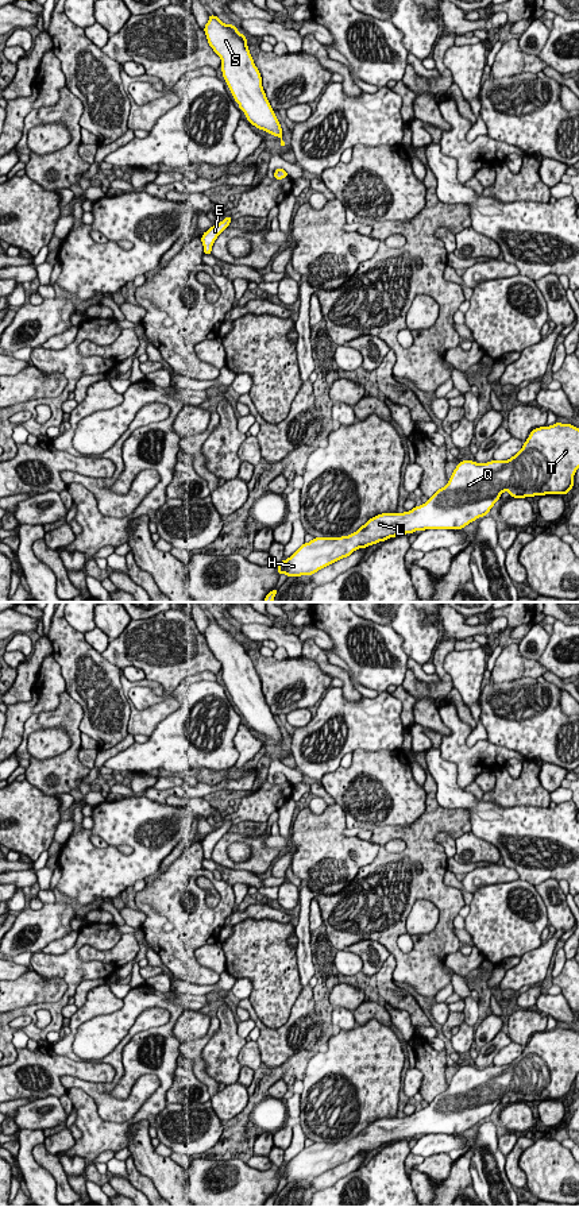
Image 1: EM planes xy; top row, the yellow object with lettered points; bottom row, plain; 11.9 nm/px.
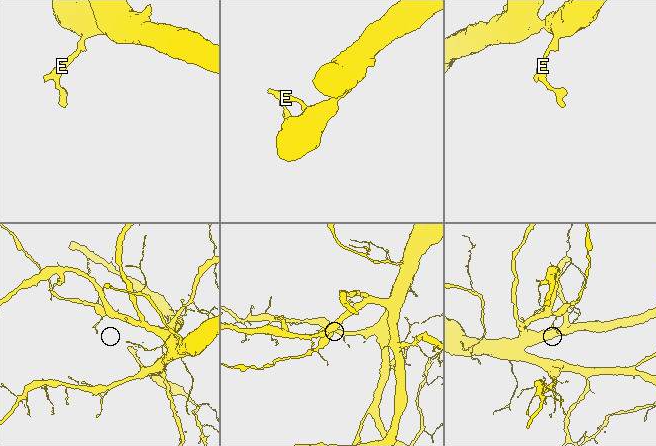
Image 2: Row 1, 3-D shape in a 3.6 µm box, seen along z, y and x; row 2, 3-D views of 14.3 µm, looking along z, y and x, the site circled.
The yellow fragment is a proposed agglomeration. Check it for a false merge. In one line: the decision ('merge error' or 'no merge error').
no merge error

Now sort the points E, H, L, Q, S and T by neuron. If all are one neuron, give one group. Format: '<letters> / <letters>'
E H L Q S T

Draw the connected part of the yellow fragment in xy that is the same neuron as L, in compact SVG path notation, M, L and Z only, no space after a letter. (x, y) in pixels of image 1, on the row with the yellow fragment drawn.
M555 423L532 429L522 448L507 460L476 463L462 460L451 474L448 483L439 489L425 504L404 513L382 513L370 518L356 532L340 537L314 537L304 543L290 558L278 563L278 575L312 575L319 570L350 556L359 548L385 541L390 537L425 529L462 529L486 516L503 491L513 498L545 494L567 494L574 487L574 475L579 468L579 428Z

